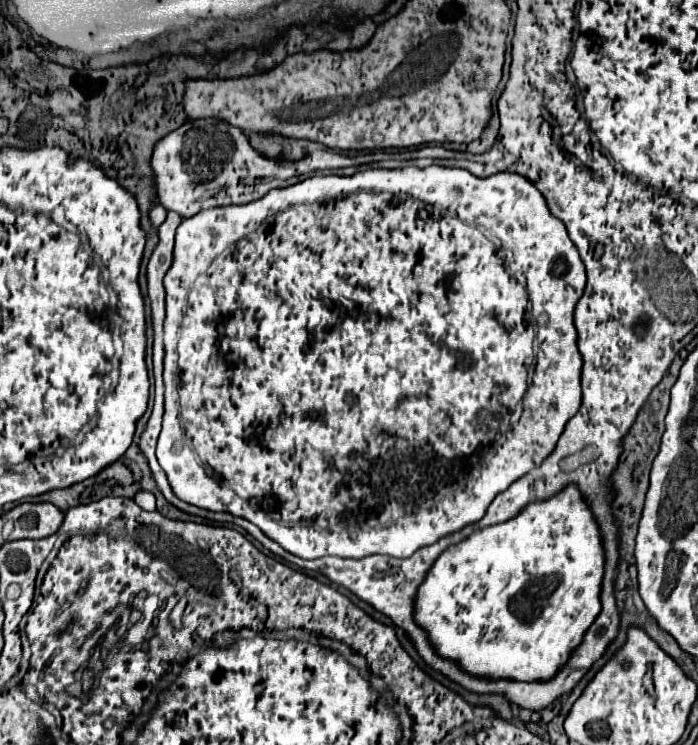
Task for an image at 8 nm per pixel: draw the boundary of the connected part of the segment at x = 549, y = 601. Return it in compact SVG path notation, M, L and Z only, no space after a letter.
M568 486L566 490L558 492L558 496L552 496L544 502L532 502L512 520L478 530L472 536L468 536L466 540L462 540L460 544L444 550L440 554L440 558L434 562L434 566L428 570L424 584L418 588L416 622L424 630L428 630L430 642L440 650L438 654L444 654L446 658L456 660L470 674L486 676L486 678L512 678L512 680L526 680L526 682L528 680L548 680L566 662L566 658L570 656L570 650L574 650L574 646L578 646L578 642L582 642L584 630L598 616L598 610L600 610L598 590L602 584L602 574L604 574L604 552L602 552L602 538L600 538L598 526L594 522L594 516L590 514L586 502L582 502L578 488Z

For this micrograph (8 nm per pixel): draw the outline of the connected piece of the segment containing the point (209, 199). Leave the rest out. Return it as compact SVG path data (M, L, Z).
M180 128L172 130L164 138L154 144L150 166L156 184L156 198L166 210L178 212L182 218L190 218L202 208L216 208L214 206L214 182L192 182L190 168L178 168L180 164Z

